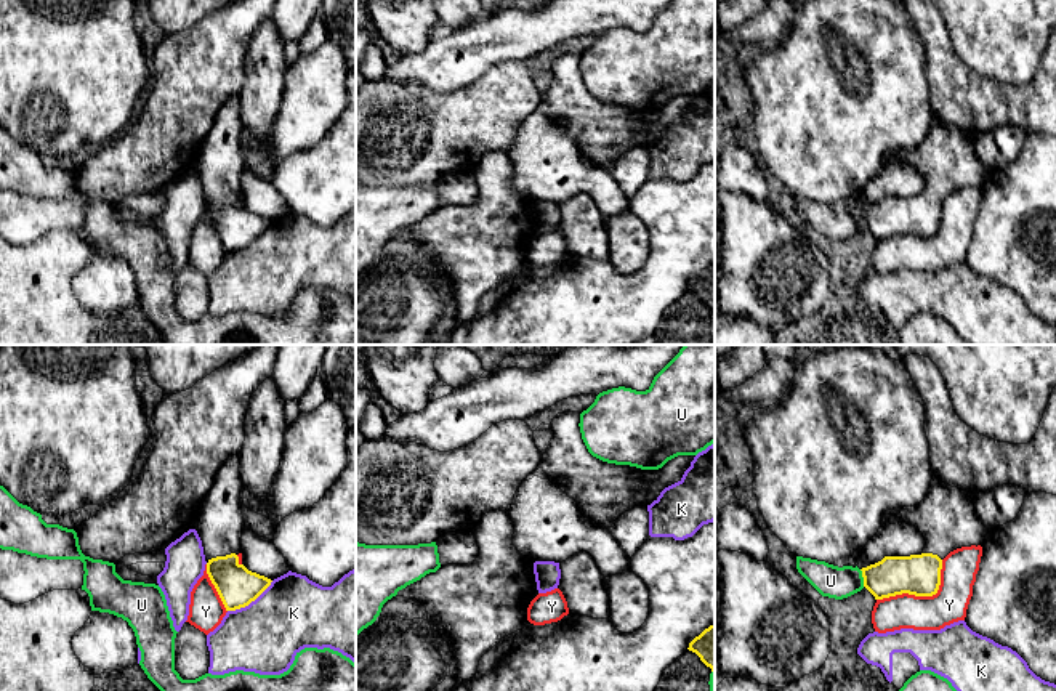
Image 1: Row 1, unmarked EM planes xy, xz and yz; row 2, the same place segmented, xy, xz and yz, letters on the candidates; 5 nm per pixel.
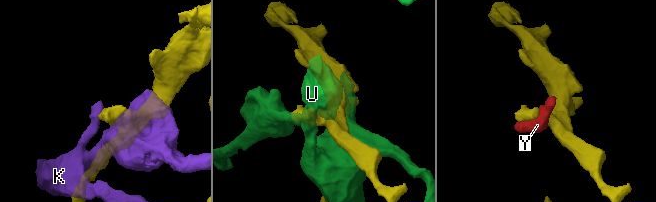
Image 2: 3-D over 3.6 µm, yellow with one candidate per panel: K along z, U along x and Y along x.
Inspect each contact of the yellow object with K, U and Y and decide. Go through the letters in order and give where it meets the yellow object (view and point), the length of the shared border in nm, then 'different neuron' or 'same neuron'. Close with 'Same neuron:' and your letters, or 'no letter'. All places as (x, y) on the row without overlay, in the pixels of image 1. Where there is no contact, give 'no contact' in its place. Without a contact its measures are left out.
K: contact xy (250, 242); length 280 nm; different neuron
U: contact yz (862, 217); length 90 nm; different neuron
Y: contact yz (922, 236); length 400 nm; different neuron
Same neuron: no letter

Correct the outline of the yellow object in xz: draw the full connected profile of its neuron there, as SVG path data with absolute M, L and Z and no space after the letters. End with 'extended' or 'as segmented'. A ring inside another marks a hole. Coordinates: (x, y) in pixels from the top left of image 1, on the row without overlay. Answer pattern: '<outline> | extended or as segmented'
M715 265L705 269L689 284L689 292L695 293L700 301L715 313Z | as segmented

